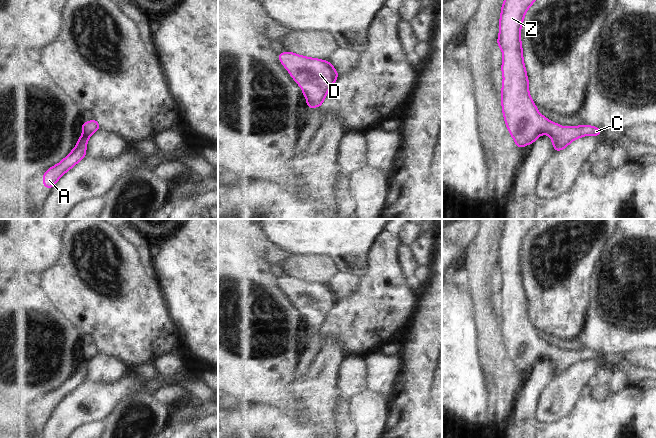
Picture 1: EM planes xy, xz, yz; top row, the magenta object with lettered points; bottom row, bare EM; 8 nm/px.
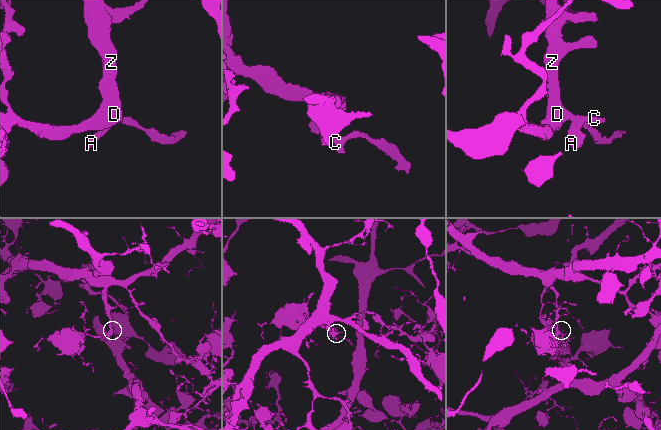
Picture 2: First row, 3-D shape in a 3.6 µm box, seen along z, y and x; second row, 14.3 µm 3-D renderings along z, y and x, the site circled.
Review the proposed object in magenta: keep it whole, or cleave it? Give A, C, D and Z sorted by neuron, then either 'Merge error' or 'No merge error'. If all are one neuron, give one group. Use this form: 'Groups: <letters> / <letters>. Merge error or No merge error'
Groups: A C D Z. No merge error

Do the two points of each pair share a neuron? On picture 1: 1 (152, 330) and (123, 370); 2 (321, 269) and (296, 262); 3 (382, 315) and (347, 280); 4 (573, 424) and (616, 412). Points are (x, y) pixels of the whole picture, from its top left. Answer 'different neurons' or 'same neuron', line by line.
1: different neurons
2: same neuron
3: different neurons
4: same neuron

